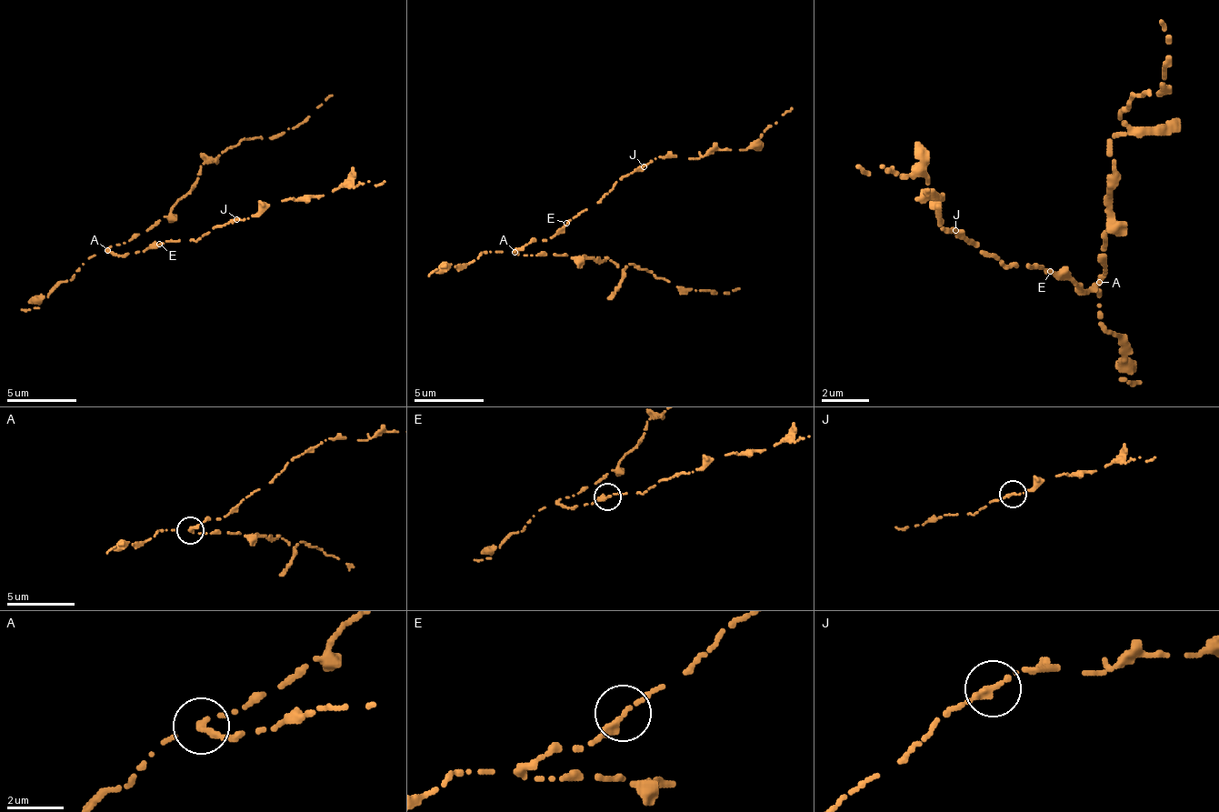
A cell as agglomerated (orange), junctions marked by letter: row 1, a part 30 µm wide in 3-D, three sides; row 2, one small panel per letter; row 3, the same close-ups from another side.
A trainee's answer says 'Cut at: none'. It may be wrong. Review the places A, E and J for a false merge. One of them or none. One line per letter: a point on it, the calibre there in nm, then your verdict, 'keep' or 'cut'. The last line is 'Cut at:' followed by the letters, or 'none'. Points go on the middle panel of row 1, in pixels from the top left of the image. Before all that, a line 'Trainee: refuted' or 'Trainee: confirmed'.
Trainee: refuted
A: (514, 252) | 240 nm | cut
E: (566, 223) | 260 nm | keep
J: (644, 166) | 220 nm | keep
Cut at: A

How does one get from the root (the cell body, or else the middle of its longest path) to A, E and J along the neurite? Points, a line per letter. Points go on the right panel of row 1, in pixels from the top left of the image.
A: (1080, 289), (1092, 289), (1097, 283)
E: (1080, 289), (1080, 283), (1074, 283), (1068, 277), (1056, 277), (1050, 271)
J: (1080, 289), (1080, 283), (1056, 277), (1038, 265), (1003, 265), (955, 230)

